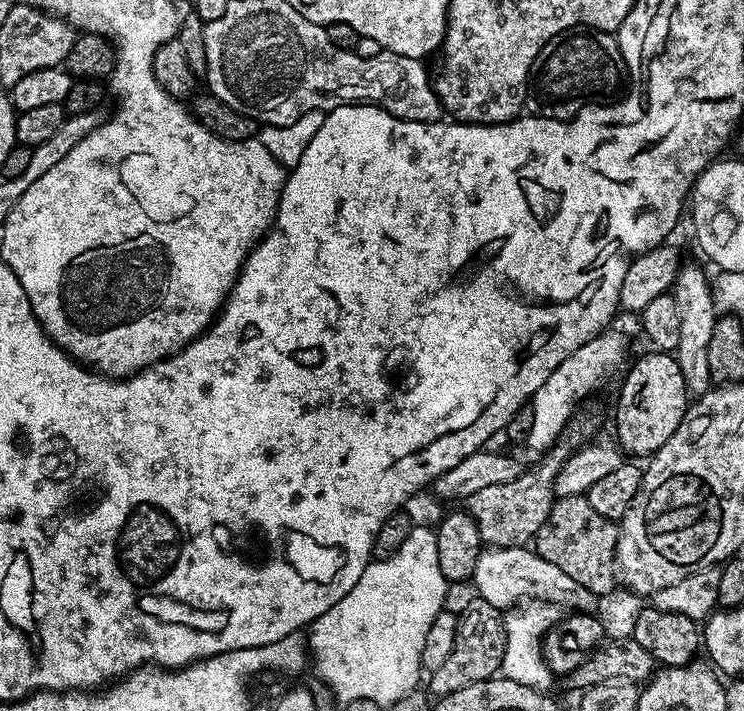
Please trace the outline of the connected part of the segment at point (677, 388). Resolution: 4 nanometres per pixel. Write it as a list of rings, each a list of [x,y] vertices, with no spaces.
[[[648,350],[645,356],[634,360],[631,361],[632,369],[630,364],[623,373],[624,381],[620,384],[620,397],[616,400],[614,440],[629,457],[650,458],[658,450],[662,450],[662,446],[670,442],[674,430],[678,430],[684,411],[690,403],[690,393],[686,378],[682,378],[682,370],[678,370],[675,355]]]

